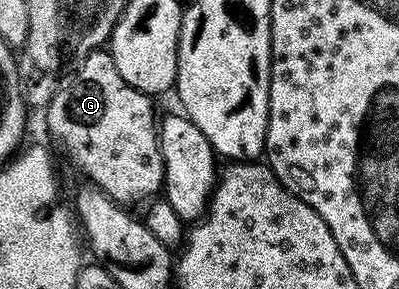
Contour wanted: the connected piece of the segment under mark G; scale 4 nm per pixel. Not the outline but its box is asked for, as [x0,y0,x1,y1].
[47,49,163,205]

